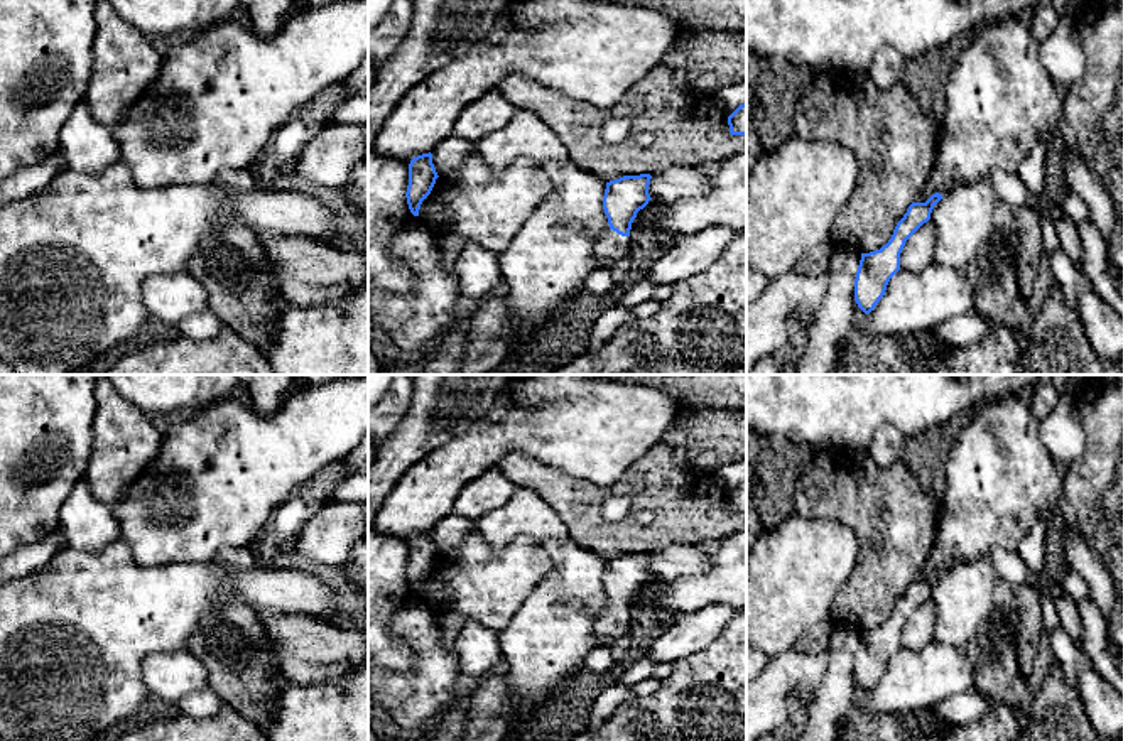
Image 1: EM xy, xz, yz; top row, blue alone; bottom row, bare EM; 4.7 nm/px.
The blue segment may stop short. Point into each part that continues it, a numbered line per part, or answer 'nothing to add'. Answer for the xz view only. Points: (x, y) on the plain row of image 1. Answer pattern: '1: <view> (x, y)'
1: xz (613, 625)

